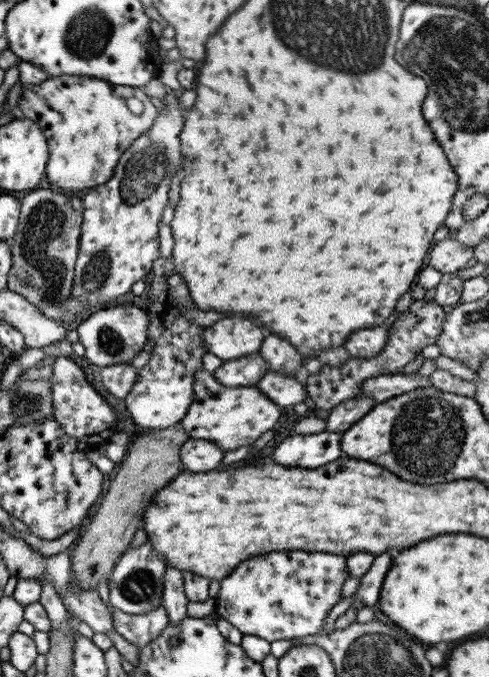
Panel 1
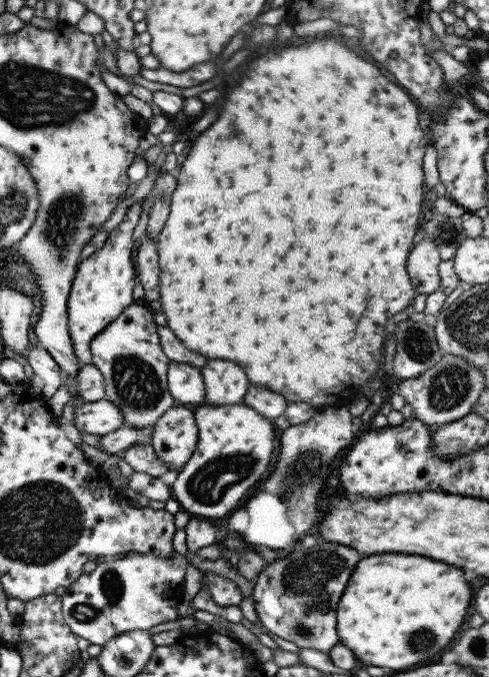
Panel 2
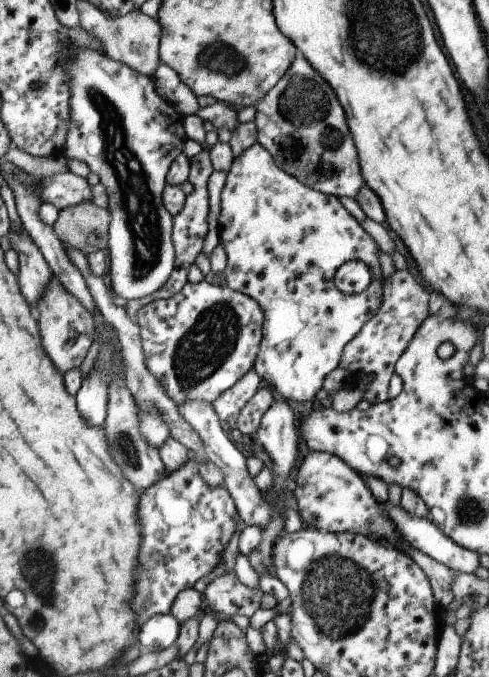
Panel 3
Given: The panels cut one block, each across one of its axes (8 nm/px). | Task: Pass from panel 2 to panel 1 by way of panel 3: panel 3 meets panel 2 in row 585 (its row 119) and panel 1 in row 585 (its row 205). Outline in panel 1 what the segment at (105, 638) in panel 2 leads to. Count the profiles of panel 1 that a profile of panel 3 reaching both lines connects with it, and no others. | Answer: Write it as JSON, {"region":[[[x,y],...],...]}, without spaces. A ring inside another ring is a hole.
{"region":[[[150,541],[136,548],[129,547],[118,558],[108,577],[109,604],[126,614],[141,615],[150,612],[154,607],[162,605],[164,573],[166,562],[157,554]]]}

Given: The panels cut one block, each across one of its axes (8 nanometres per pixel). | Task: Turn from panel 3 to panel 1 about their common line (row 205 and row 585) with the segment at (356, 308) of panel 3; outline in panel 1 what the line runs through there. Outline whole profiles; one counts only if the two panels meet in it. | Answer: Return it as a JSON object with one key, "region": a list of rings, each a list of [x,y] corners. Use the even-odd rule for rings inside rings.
{"region":[[[300,550],[277,551],[250,557],[220,581],[214,612],[218,619],[228,620],[243,635],[258,636],[268,642],[316,635],[322,629],[327,614],[340,601],[342,585],[349,577],[346,559],[346,556]]]}

